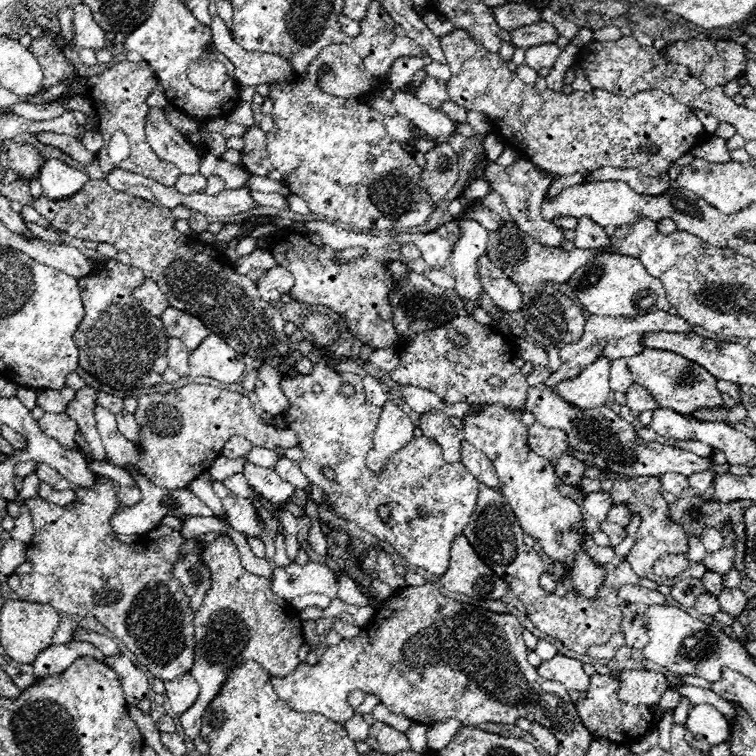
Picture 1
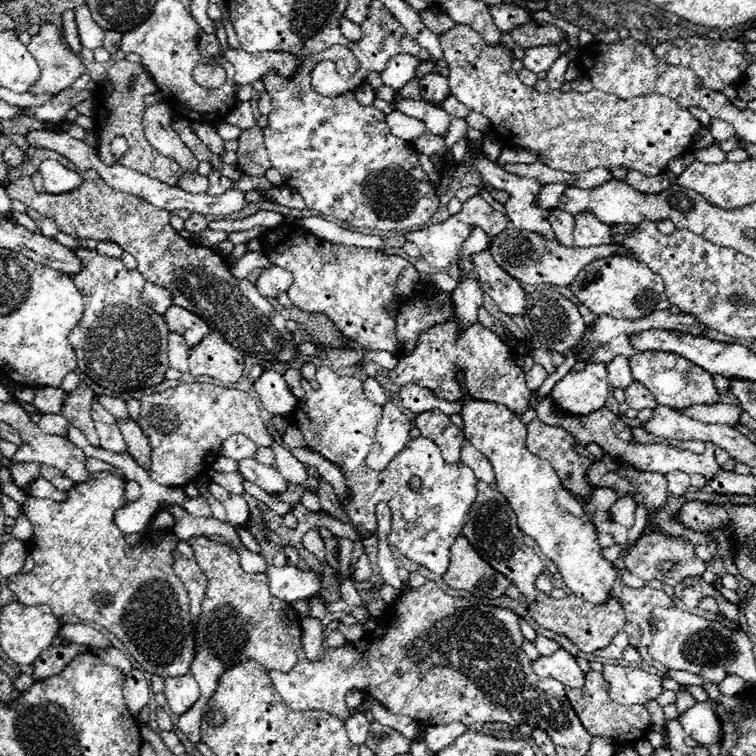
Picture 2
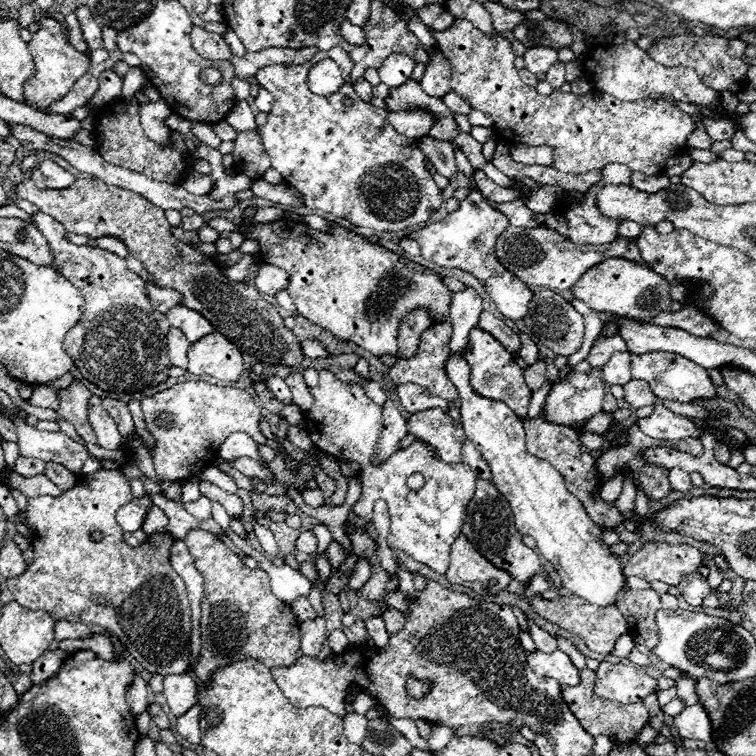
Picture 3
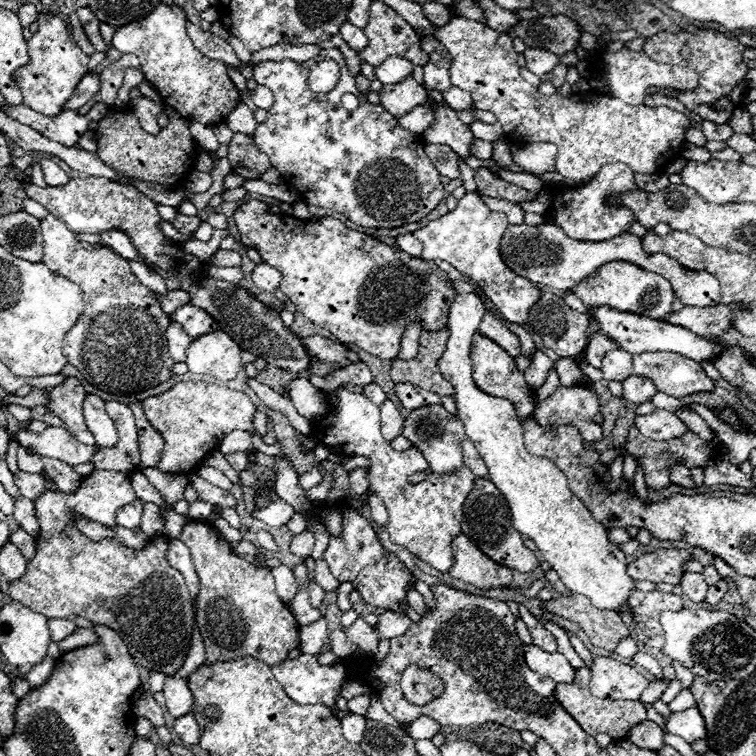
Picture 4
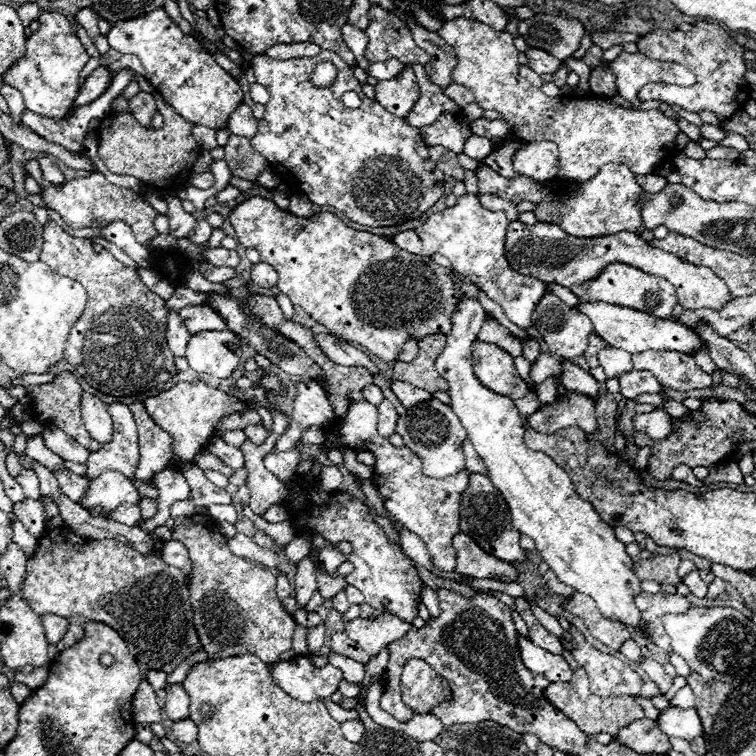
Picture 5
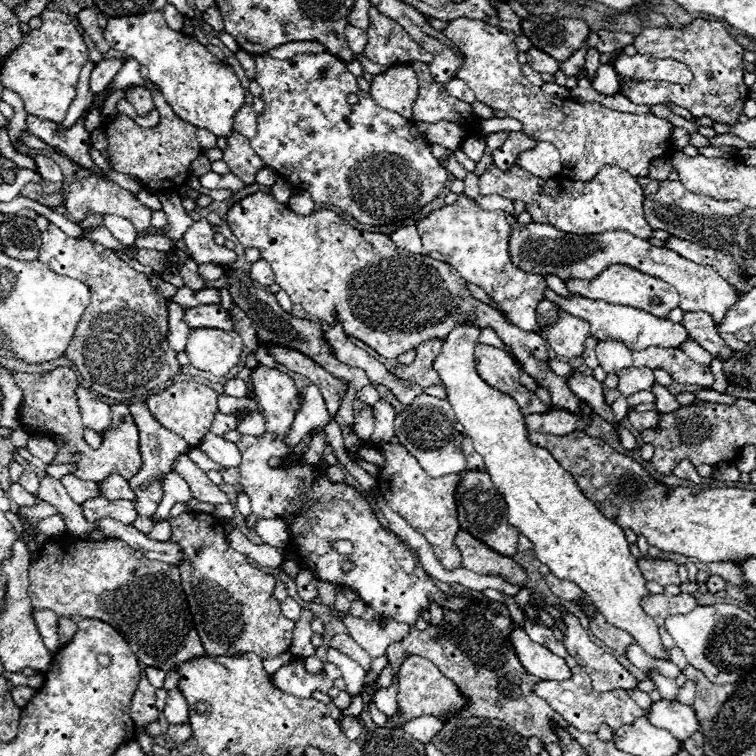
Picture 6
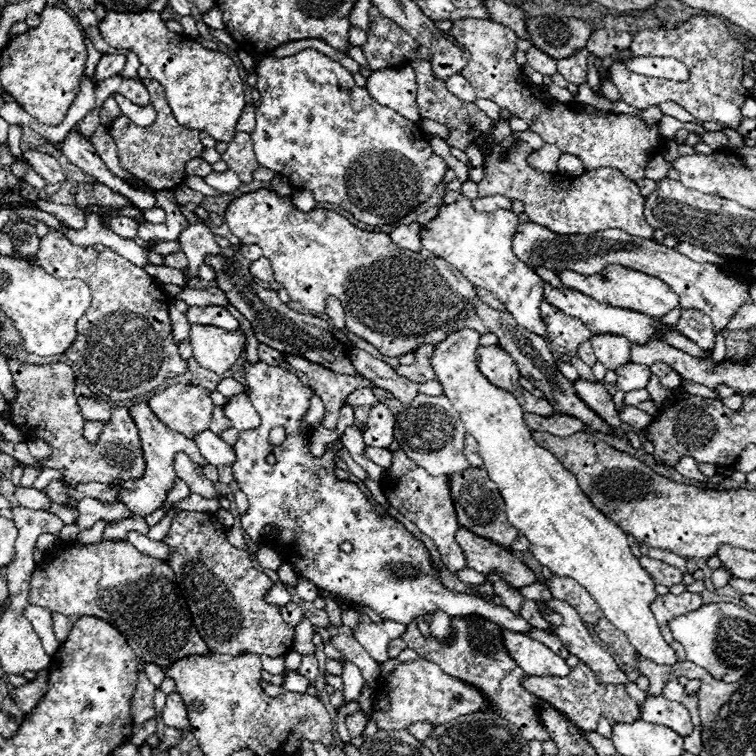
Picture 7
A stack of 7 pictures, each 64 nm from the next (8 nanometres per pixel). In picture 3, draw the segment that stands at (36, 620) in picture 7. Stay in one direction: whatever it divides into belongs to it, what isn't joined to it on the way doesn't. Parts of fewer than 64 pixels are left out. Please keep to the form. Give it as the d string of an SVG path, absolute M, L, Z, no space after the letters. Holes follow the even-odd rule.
M58 620L54 624L54 640L66 640L66 638L88 638L92 636L92 628L80 622L68 622L68 620Z

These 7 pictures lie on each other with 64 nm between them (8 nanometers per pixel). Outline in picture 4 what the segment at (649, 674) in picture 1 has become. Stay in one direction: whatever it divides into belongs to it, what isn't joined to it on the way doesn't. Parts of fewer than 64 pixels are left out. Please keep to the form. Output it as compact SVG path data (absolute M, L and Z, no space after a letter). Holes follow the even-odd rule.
M594 656L590 692L598 698L610 700L640 700L642 692L650 684L636 668L616 662L612 658Z

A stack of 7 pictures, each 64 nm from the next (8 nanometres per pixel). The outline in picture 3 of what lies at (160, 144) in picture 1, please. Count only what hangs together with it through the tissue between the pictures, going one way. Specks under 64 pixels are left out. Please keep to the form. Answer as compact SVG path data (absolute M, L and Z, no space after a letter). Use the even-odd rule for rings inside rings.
M148 102L140 106L140 120L142 120L142 128L146 132L146 136L162 146L168 146L172 136L170 136L170 128L166 126L166 118L172 114L172 108L164 102Z

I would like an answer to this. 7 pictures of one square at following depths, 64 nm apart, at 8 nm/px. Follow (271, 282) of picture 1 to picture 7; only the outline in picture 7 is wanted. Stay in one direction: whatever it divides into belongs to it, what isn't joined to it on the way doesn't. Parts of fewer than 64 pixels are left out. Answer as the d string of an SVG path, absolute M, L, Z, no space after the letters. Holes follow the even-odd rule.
M264 256L250 264L250 274L252 274L254 278L262 280L262 282L272 282L272 280L274 280L274 276L272 276L272 268L270 268L270 262L268 262Z

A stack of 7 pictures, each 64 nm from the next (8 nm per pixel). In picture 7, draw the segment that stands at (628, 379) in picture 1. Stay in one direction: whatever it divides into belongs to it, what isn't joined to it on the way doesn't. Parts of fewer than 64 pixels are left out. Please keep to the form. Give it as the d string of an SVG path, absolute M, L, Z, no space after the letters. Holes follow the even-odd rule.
M602 334L602 336L592 336L590 340L598 362L602 362L608 370L616 370L622 364L630 362L630 344L626 338Z

